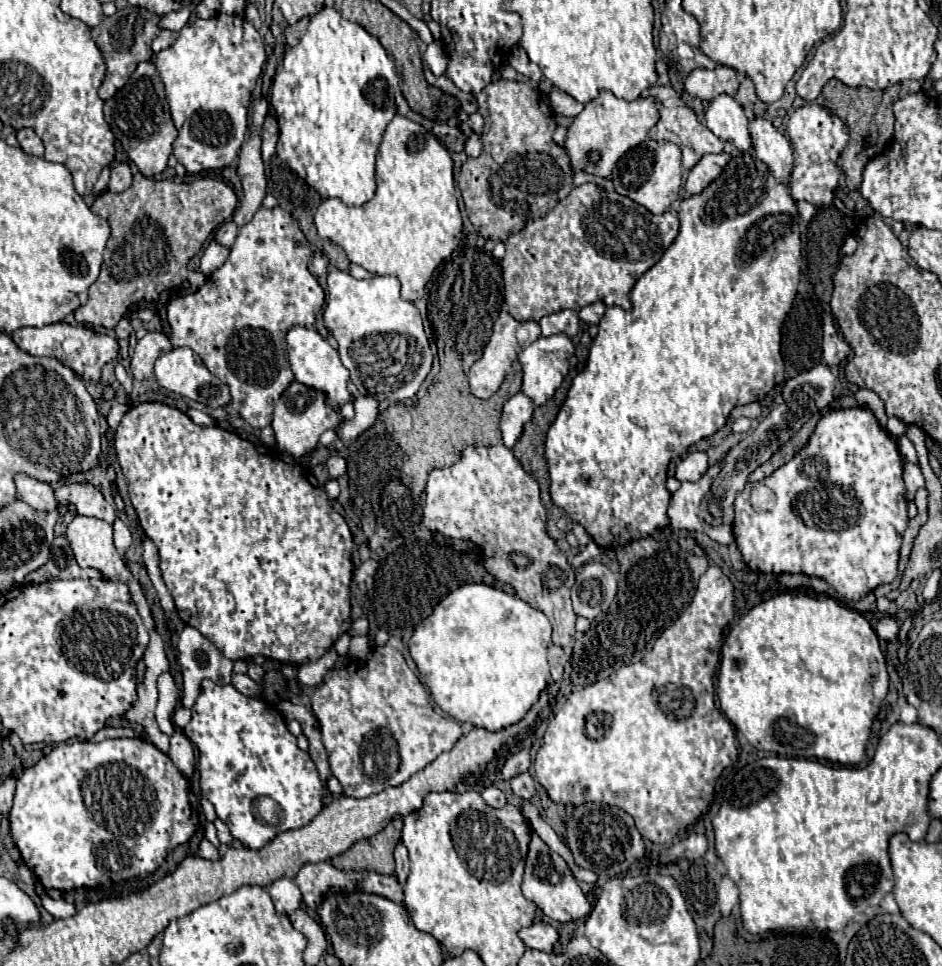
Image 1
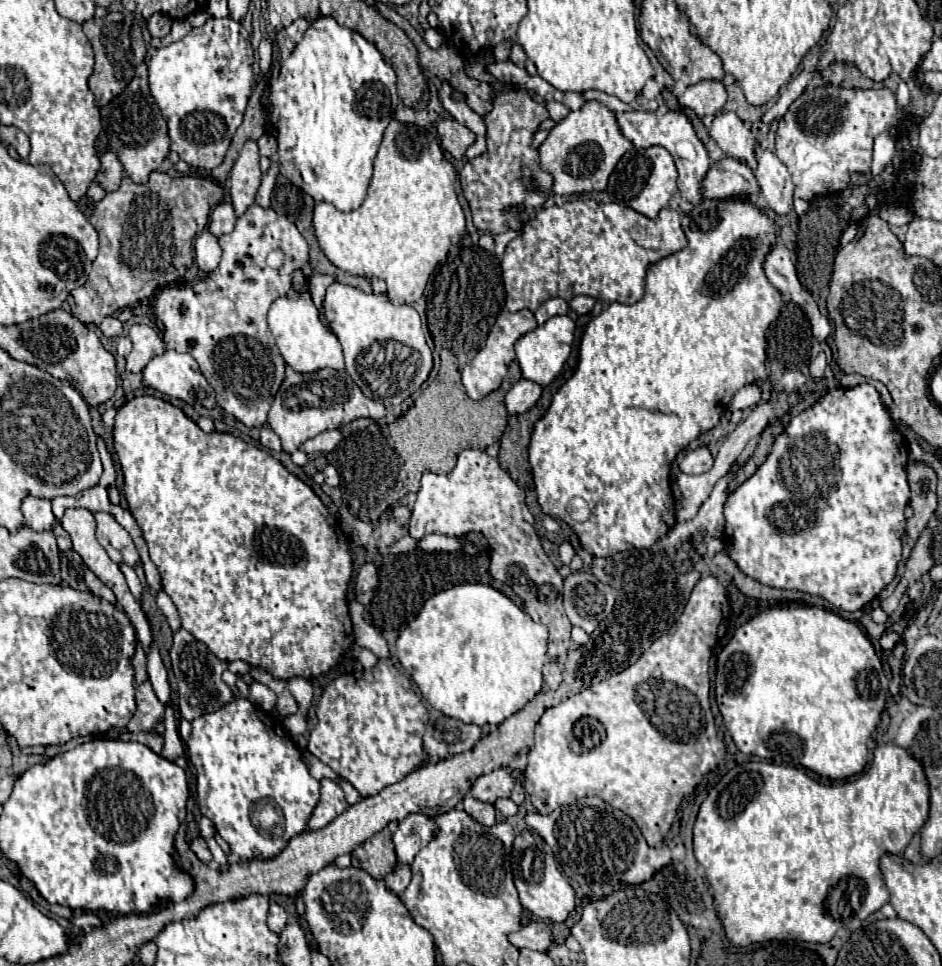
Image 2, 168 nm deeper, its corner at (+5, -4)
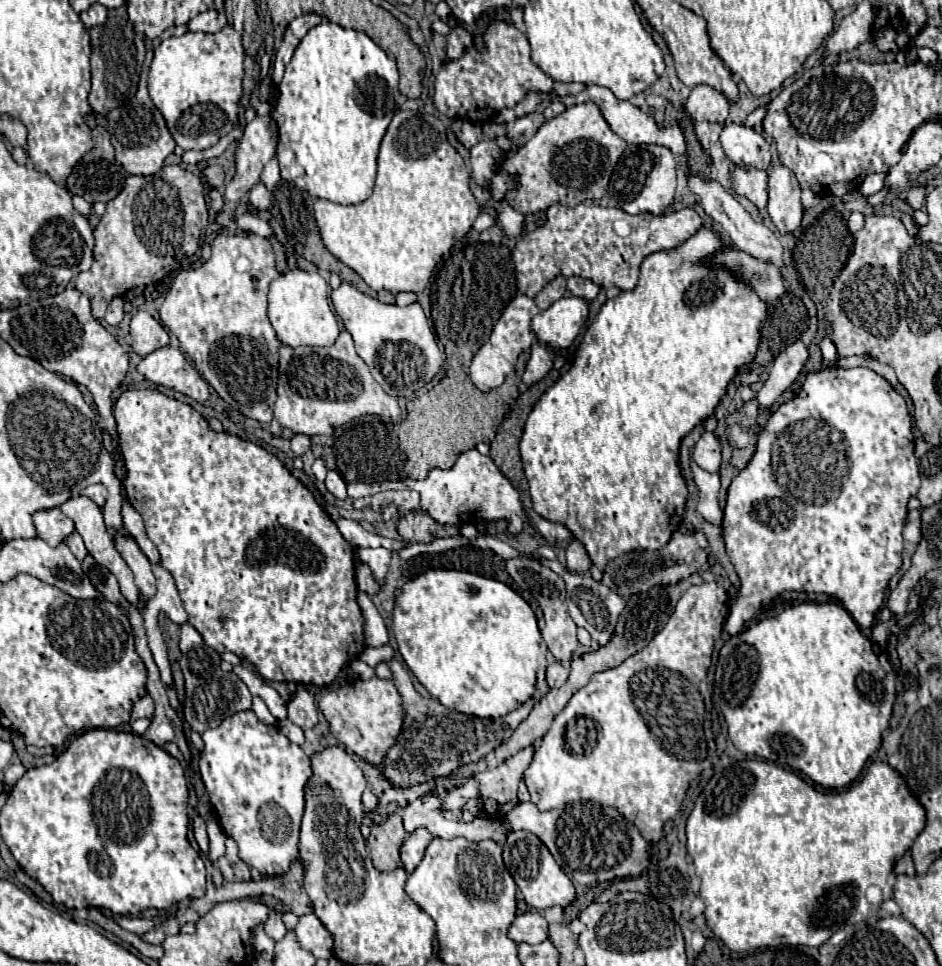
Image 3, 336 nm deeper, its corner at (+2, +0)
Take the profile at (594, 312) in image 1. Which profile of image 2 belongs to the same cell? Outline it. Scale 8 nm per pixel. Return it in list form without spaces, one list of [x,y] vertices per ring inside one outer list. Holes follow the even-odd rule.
[[[580,295],[580,297],[574,297],[574,299],[570,301],[570,309],[572,309],[574,313],[578,313],[578,315],[586,315],[586,313],[592,311],[594,303],[596,303],[596,301],[590,299],[588,295]]]

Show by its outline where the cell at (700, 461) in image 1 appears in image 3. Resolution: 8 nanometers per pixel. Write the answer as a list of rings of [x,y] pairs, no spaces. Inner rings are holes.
[[[703,433],[693,449],[693,461],[709,471],[709,473],[717,473],[719,465],[721,465],[721,445],[717,441],[717,437],[713,433]]]

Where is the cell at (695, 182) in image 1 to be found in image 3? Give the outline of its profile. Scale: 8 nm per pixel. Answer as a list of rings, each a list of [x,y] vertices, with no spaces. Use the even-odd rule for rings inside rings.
[[[733,171],[733,189],[755,203],[761,211],[767,207],[767,171]]]

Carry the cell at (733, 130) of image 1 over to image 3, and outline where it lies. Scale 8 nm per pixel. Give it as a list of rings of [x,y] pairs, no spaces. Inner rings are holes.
[[[725,125],[721,131],[721,145],[725,155],[739,167],[749,169],[769,169],[771,149],[763,135],[747,129],[743,125]]]

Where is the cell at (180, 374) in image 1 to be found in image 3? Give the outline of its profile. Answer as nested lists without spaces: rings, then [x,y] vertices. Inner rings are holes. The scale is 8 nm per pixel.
[[[171,345],[143,357],[137,369],[145,379],[175,389],[199,403],[209,399],[209,383],[203,381],[187,357]]]

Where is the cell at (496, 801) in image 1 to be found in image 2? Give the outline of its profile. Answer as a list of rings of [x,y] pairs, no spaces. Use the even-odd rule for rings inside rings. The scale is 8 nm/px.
[[[466,795],[462,805],[464,805],[464,811],[468,815],[472,815],[478,823],[482,823],[482,825],[494,825],[496,823],[496,809],[492,803],[482,803],[482,801]]]

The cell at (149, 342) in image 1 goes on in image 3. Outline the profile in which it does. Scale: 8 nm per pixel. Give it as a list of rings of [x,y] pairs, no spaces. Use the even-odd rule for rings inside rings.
[[[139,311],[131,319],[131,337],[133,337],[133,351],[141,357],[149,355],[155,349],[169,345],[169,335],[163,325],[149,313]]]

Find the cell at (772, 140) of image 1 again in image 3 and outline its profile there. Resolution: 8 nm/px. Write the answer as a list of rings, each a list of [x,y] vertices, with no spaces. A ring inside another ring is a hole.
[[[773,165],[769,171],[769,205],[767,213],[775,229],[789,235],[801,227],[803,205],[801,187],[785,165]]]

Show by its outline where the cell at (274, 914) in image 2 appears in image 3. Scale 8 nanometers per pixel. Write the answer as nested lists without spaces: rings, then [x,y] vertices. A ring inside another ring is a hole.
[[[271,911],[271,913],[269,913],[269,919],[265,921],[265,933],[267,933],[273,941],[281,941],[281,939],[285,937],[287,929],[285,929],[285,925],[283,925],[283,921],[281,921],[281,913],[277,913],[277,911]]]

